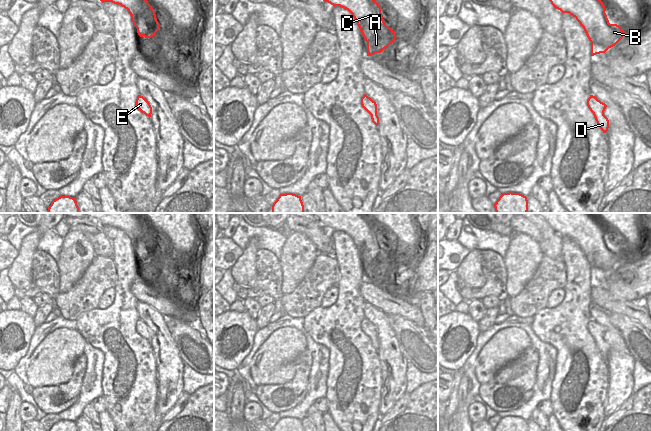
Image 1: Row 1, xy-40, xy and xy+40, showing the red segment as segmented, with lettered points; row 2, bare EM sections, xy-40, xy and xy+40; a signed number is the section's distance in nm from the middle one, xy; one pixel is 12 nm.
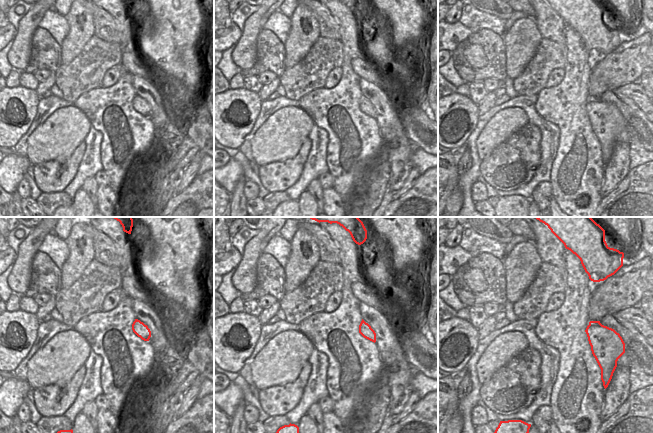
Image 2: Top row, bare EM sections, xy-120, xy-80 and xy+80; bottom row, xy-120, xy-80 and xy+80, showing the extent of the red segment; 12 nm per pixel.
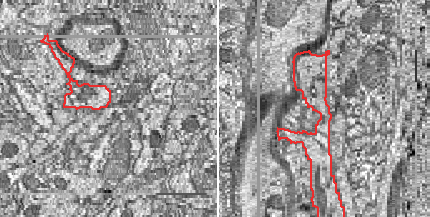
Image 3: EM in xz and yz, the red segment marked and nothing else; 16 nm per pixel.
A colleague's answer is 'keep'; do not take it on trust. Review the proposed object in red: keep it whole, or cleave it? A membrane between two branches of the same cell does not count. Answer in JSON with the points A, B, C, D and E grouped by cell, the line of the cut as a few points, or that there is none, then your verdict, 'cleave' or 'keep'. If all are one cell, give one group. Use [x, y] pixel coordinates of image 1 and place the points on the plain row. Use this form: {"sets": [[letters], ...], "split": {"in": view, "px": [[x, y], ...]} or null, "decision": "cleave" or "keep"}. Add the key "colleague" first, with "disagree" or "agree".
{"colleague": "agree", "sets": [["A", "B", "C", "D", "E"]], "split": null, "decision": "keep"}

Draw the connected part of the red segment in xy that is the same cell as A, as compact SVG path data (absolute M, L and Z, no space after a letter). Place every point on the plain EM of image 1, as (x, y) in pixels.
M309 213L324 226L348 234L367 266L367 280L394 267L396 257L383 244L380 229L366 213Z

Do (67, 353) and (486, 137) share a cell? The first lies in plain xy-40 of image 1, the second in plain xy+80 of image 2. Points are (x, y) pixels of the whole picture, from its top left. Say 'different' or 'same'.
same

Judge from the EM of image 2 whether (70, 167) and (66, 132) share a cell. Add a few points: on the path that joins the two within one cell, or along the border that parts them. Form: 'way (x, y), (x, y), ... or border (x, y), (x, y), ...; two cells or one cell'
border (83, 140), (68, 156), (58, 156), (46, 162); two cells

